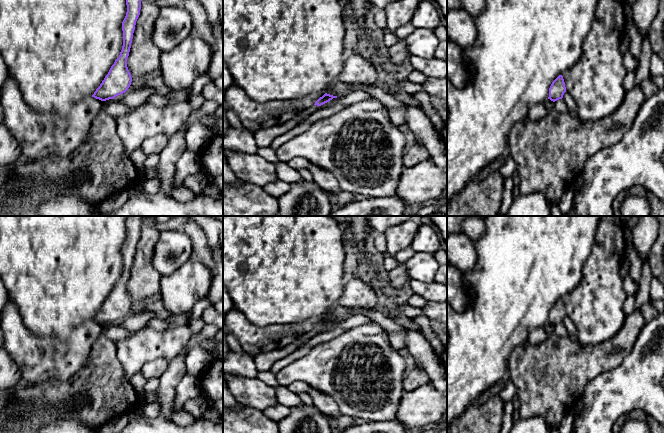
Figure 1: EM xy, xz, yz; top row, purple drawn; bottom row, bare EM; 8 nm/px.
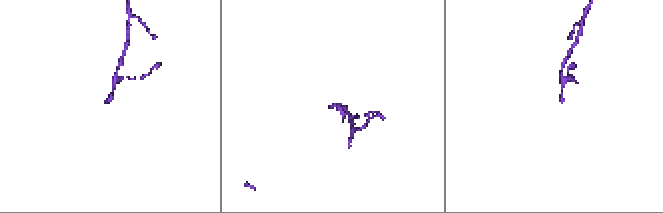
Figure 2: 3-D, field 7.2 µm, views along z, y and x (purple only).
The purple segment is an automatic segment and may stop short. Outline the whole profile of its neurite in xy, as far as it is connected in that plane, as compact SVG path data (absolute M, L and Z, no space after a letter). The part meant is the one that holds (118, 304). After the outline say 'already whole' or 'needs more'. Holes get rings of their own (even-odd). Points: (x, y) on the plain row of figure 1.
M128 216L126 220L127 236L122 246L123 270L119 281L111 290L108 298L92 321L101 325L114 323L125 317L131 309L132 301L127 291L136 245L140 239L141 219L143 216Z | already whole

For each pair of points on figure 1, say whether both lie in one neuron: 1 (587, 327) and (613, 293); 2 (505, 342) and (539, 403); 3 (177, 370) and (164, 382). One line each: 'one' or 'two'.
1: one
2: two
3: one

